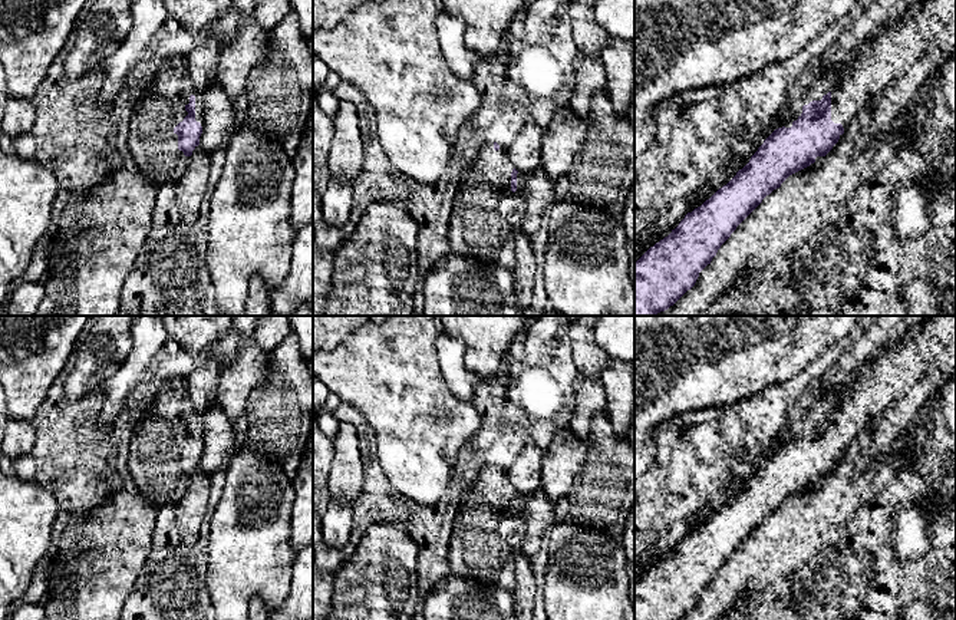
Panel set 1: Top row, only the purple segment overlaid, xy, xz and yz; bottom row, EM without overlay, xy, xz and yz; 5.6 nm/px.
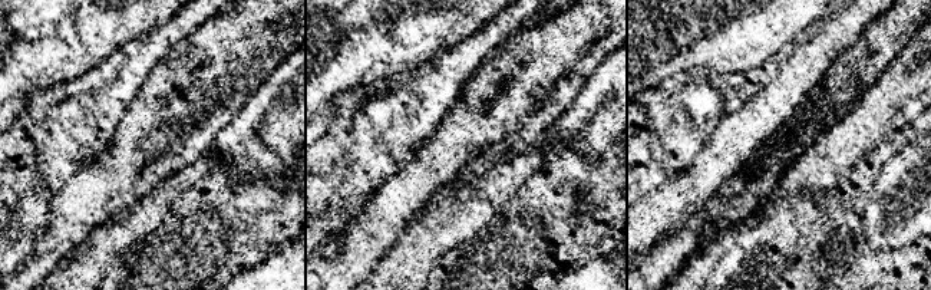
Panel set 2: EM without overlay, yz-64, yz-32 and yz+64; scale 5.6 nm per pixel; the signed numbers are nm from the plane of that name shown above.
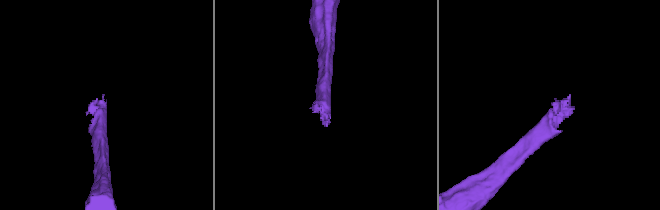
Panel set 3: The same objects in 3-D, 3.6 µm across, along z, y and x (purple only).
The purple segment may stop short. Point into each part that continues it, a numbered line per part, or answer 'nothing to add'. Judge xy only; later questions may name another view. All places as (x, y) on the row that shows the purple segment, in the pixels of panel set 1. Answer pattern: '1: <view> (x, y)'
1: xy (152, 145)

